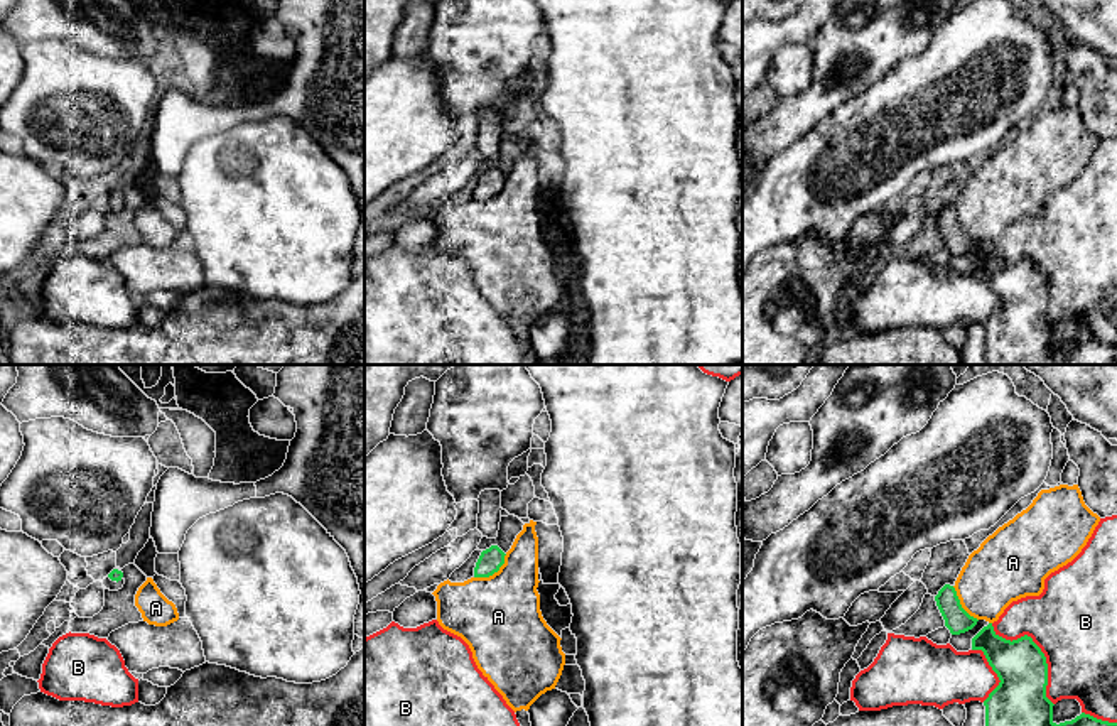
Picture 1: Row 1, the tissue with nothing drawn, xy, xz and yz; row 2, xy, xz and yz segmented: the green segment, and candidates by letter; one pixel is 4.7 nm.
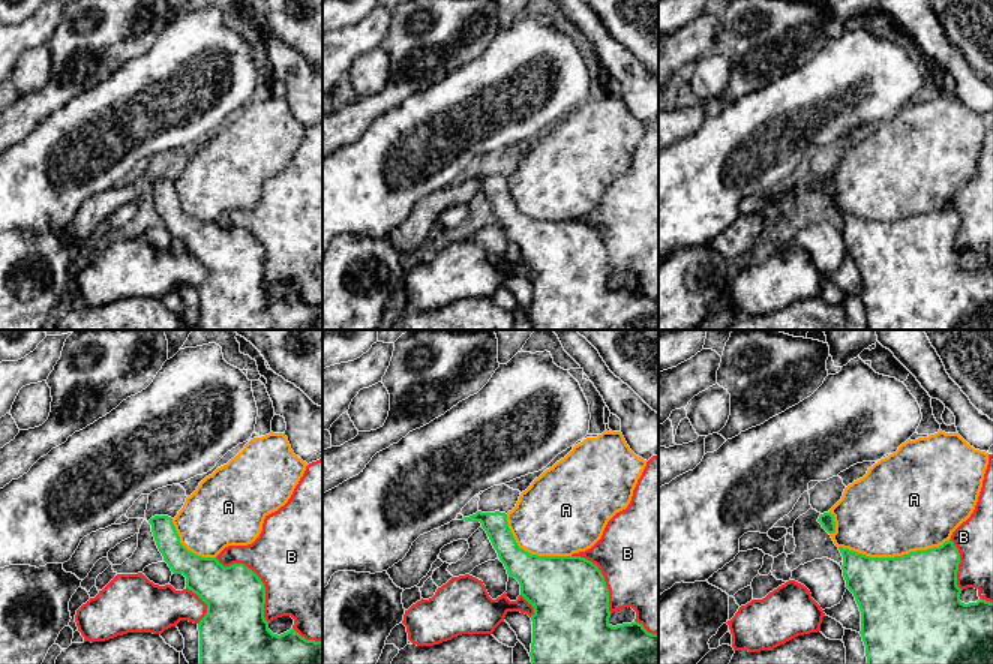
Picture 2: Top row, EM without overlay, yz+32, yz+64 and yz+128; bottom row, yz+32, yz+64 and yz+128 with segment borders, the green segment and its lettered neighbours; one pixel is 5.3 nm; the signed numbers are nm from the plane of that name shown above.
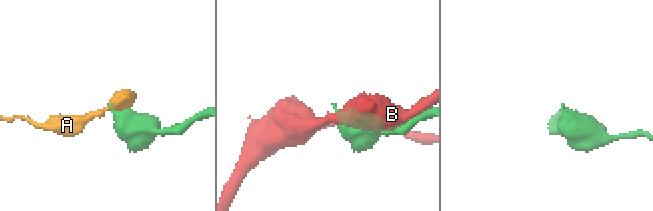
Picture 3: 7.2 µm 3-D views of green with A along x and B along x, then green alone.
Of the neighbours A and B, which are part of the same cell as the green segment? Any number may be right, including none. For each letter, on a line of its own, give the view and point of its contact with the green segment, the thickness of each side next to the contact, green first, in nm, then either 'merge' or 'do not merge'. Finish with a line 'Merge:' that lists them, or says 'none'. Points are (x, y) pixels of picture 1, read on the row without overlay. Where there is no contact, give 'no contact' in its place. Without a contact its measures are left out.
A: contact xz (493, 195); calibres 120 and 400 nm; do not merge
B: contact yz (1040, 272); calibres 240 and 400 nm; do not merge
Merge: none

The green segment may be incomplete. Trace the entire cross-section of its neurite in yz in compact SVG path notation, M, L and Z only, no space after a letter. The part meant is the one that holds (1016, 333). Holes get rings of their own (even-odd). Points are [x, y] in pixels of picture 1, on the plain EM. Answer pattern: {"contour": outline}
{"contour": "M992 245L972 260L972 272L982 272L999 299L999 307L984 322L987 365L1117 365L1117 344L1097 341L1082 334L1071 343L1053 343L1053 324L1046 319L1048 285L1031 258L1006 262L994 253Z"}

